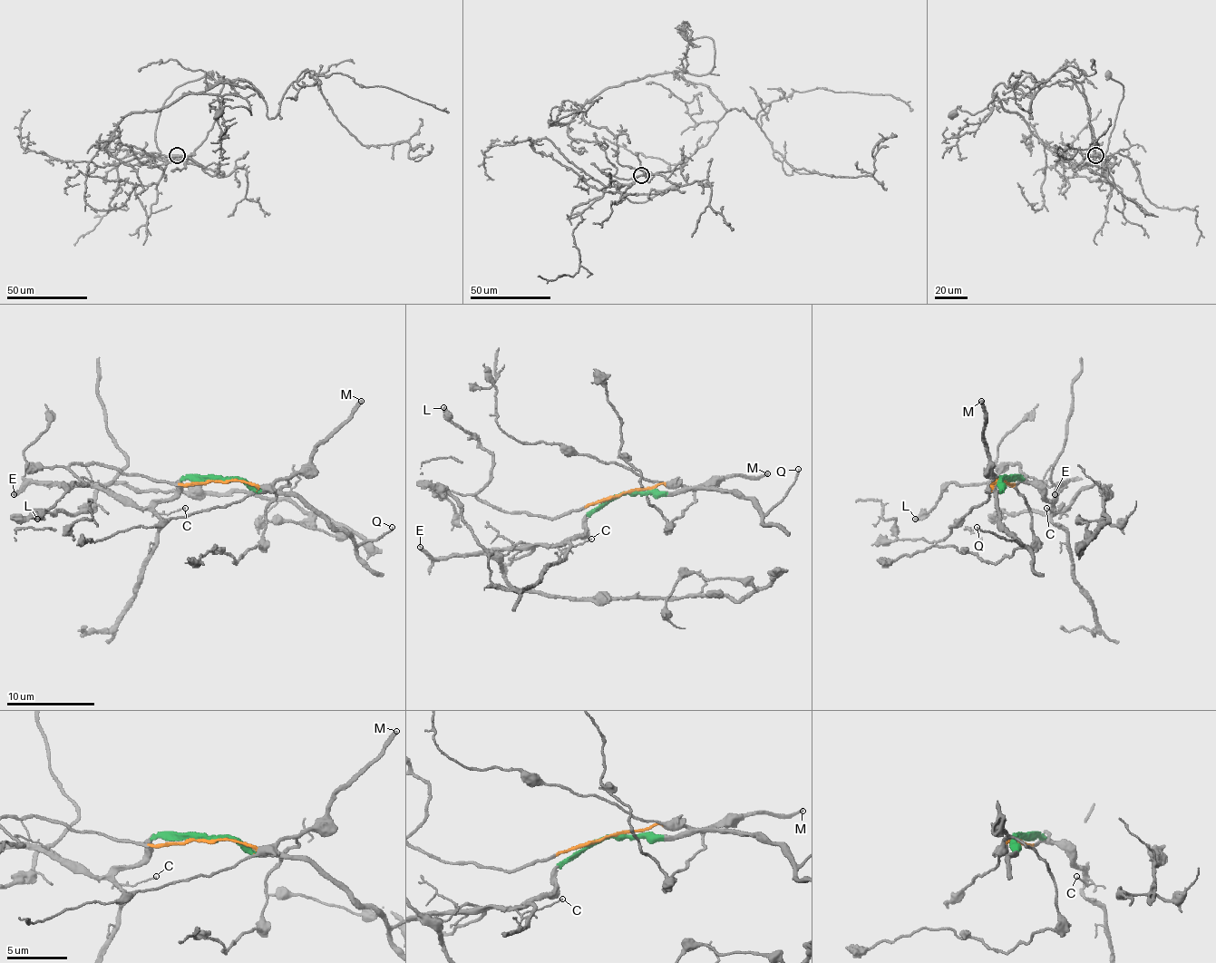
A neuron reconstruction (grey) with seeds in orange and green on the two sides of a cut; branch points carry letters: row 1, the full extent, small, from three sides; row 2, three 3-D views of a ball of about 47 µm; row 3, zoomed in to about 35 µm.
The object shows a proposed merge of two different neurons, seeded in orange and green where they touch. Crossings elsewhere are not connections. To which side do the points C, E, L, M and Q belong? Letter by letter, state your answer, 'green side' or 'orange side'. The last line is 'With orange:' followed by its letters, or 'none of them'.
C: green side
E: green side
L: orange side
M: orange side
Q: green side
With orange: L, M

